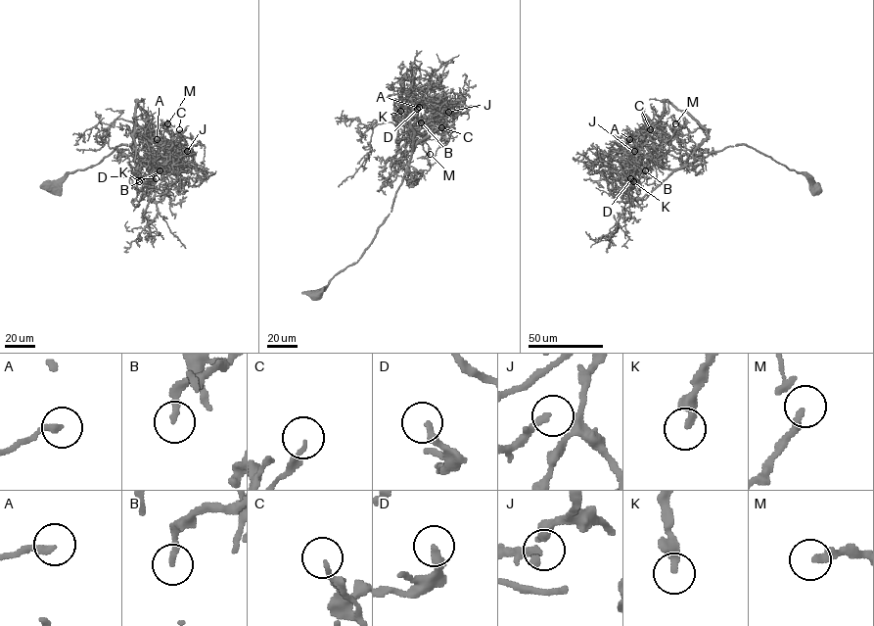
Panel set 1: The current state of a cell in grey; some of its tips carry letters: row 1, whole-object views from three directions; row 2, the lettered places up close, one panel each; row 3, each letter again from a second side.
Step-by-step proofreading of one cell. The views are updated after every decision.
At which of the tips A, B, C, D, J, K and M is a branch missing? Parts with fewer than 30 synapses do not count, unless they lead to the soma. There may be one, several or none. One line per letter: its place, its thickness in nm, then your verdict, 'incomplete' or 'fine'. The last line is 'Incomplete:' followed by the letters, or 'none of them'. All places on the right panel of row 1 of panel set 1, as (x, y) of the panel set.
A: at (629, 139); 220 nm thick; fine
B: at (645, 170); 220 nm thick; fine
C: at (650, 129); 120 nm thick; fine
D: at (630, 178); 280 nm thick; fine
J: at (634, 151); 240 nm thick; fine
K: at (633, 181); 320 nm thick; fine
M: at (675, 123); 240 nm thick; fine
Incomplete: none of them

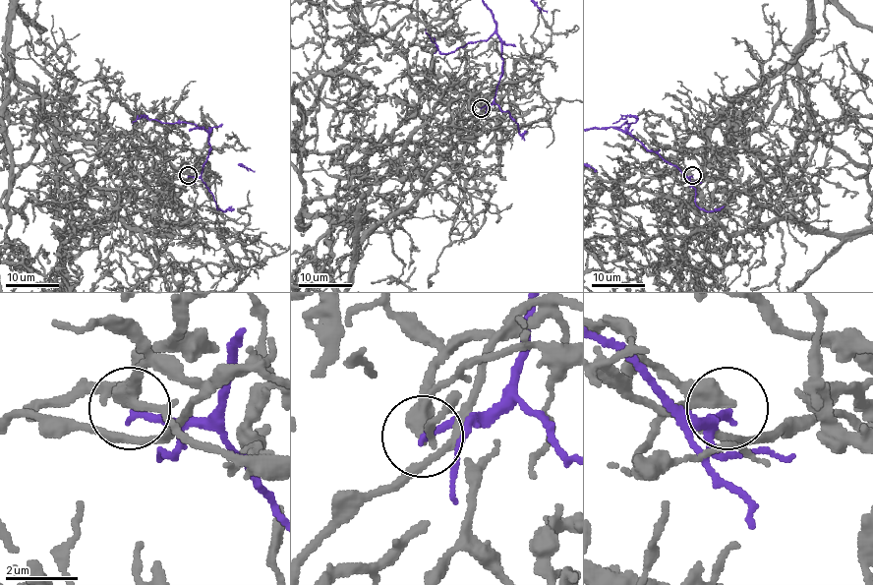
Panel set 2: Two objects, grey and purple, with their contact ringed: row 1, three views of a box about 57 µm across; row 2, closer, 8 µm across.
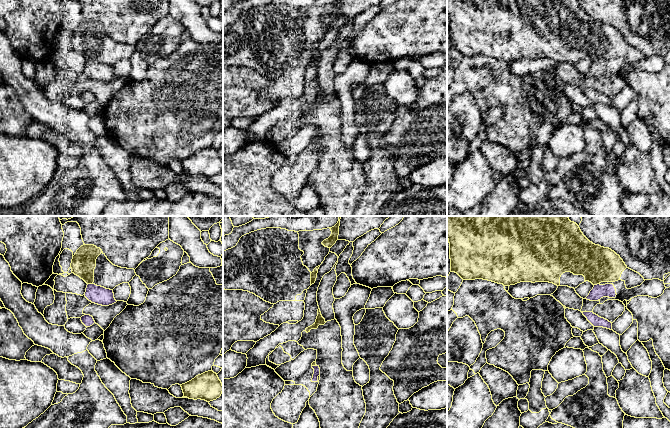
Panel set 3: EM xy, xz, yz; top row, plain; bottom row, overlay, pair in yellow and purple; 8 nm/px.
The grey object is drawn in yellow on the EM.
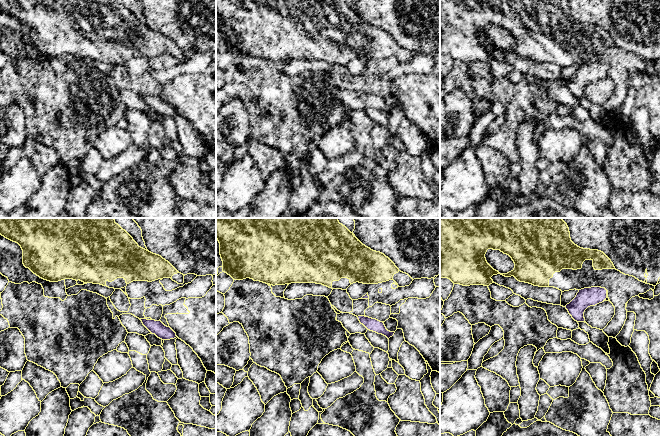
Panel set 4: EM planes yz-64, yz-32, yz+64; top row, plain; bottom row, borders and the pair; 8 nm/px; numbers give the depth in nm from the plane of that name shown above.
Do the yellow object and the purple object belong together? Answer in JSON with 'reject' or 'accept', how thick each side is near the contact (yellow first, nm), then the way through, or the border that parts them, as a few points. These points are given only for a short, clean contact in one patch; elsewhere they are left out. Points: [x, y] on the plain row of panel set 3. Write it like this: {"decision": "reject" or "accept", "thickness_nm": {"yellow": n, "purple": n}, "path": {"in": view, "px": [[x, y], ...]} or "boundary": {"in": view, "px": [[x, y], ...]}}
{"decision": "reject", "thickness_nm": {"yellow": 190, "purple": 150}, "boundary": {"in": "xy", "px": [[88, 59], [92, 60]]}}

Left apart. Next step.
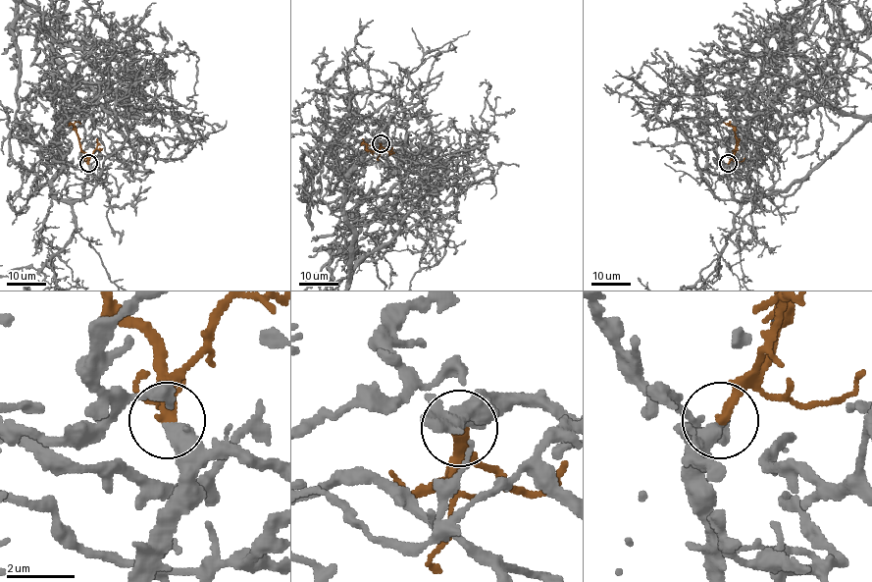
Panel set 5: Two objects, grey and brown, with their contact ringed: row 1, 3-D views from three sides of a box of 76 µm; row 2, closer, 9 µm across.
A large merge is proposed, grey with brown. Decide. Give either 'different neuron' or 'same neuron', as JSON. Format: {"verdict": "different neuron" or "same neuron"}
{"verdict": "same neuron"}

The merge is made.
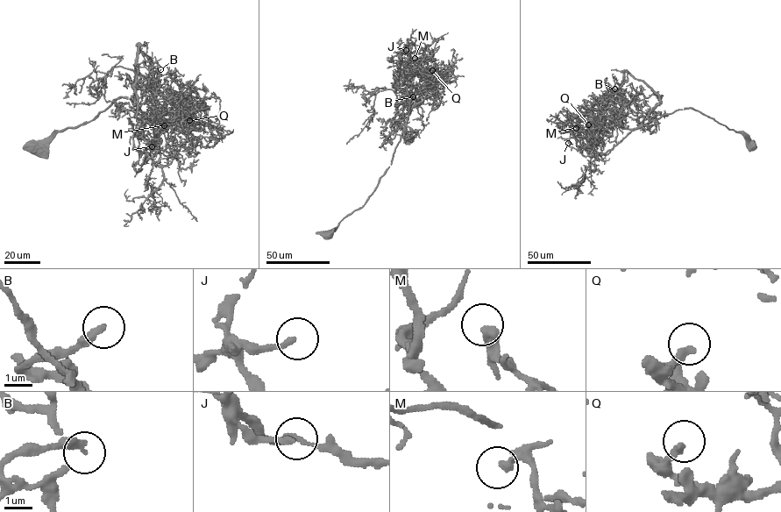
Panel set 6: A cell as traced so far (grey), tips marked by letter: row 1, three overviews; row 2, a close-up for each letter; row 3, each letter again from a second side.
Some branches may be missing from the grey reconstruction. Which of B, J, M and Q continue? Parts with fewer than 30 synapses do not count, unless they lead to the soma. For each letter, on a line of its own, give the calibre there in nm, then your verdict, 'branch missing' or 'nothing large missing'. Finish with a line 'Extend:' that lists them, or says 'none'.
B: 320 nm | branch missing
J: 170 nm | nothing large missing
M: 320 nm | nothing large missing
Q: 260 nm | nothing large missing
Extend: B

